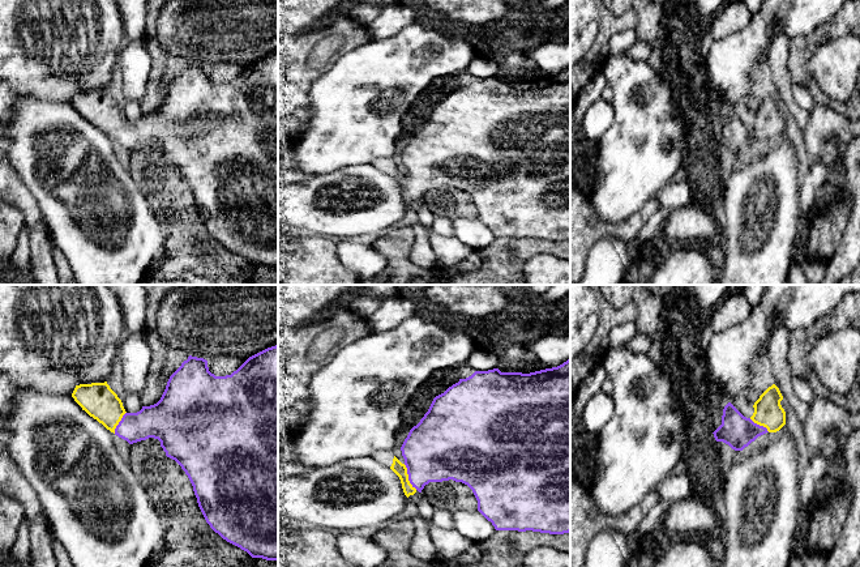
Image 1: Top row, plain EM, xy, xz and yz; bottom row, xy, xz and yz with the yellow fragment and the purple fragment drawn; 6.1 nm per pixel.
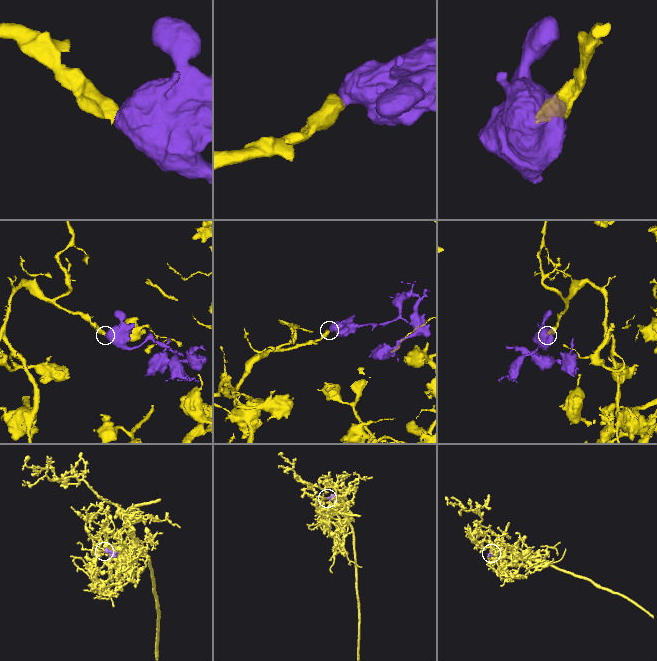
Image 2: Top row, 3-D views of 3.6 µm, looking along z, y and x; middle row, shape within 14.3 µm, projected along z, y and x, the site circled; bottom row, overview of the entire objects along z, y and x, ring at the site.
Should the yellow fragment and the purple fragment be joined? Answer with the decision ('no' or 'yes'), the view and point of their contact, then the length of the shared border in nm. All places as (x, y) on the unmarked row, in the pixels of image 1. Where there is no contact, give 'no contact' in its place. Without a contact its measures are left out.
yes | xz (407, 184) | 180 nm

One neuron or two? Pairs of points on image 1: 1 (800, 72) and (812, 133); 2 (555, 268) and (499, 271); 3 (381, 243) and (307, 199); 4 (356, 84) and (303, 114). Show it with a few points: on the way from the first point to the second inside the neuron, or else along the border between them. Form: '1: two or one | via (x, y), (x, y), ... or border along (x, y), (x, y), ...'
1: two | border along (816, 103), (829, 107)
2: two | border along (550, 252), (534, 254), (525, 263), (522, 271)
3: two | border along (394, 226), (380, 234)
4: two | border along (309, 109), (309, 119), (304, 124)

